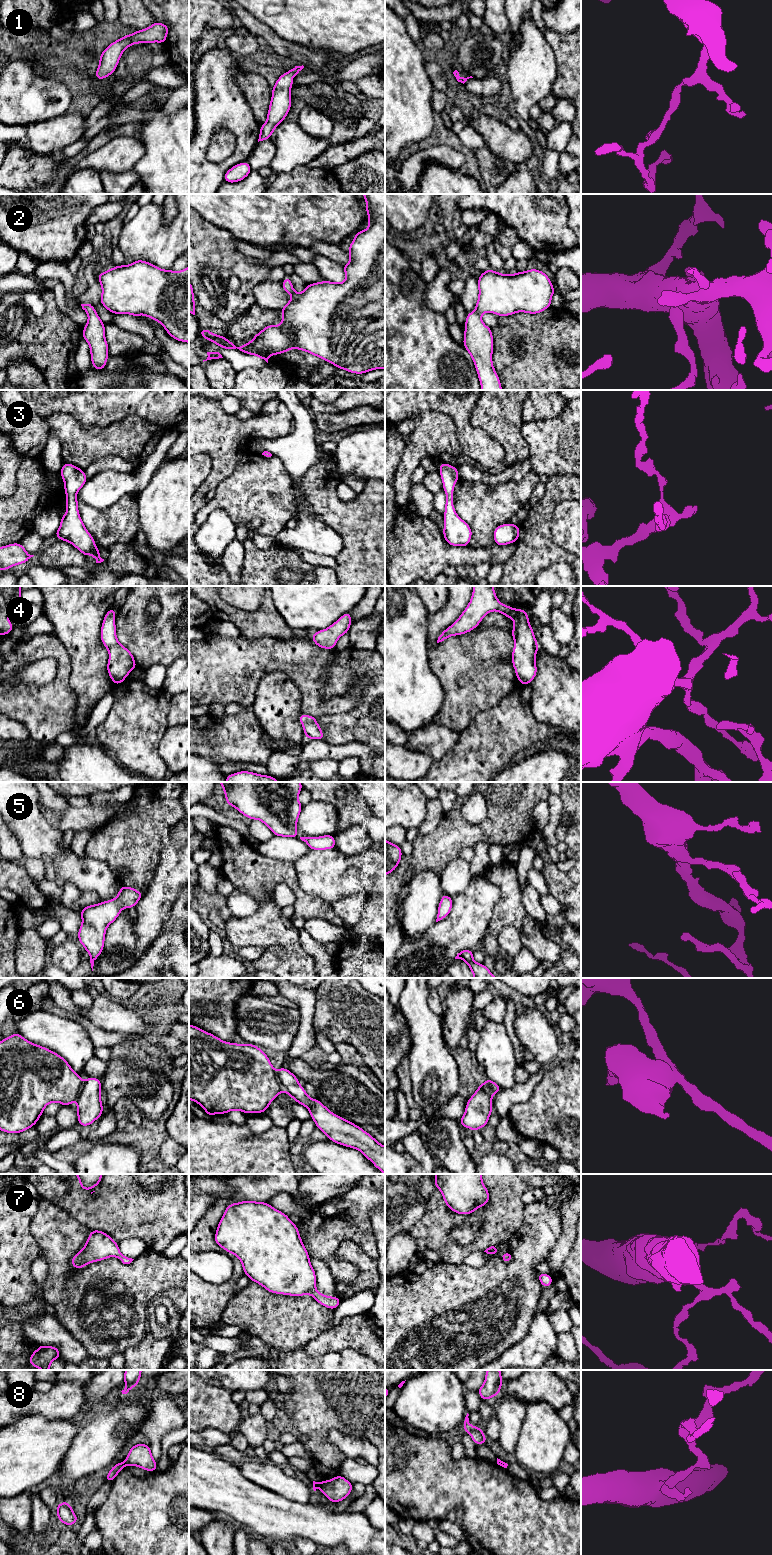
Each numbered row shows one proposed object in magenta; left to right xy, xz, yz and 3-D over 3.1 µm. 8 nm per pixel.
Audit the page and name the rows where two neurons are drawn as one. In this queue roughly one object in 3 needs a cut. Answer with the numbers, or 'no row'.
6, 8

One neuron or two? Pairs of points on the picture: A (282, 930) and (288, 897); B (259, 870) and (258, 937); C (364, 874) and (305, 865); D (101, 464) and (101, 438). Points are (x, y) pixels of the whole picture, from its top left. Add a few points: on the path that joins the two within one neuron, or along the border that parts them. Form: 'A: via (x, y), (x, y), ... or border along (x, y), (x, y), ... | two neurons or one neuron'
A: border along (272, 896), (280, 909) | two neurons
B: border along (272, 895), (265, 901), (258, 902) | two neurons
C: via (349, 874), (326, 874), (320, 872) | one neuron
D: border along (125, 459), (105, 455), (84, 470) | two neurons

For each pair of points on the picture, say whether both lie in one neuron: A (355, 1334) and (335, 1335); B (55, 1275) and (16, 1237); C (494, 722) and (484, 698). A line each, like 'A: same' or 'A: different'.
A: same
B: different
C: different

